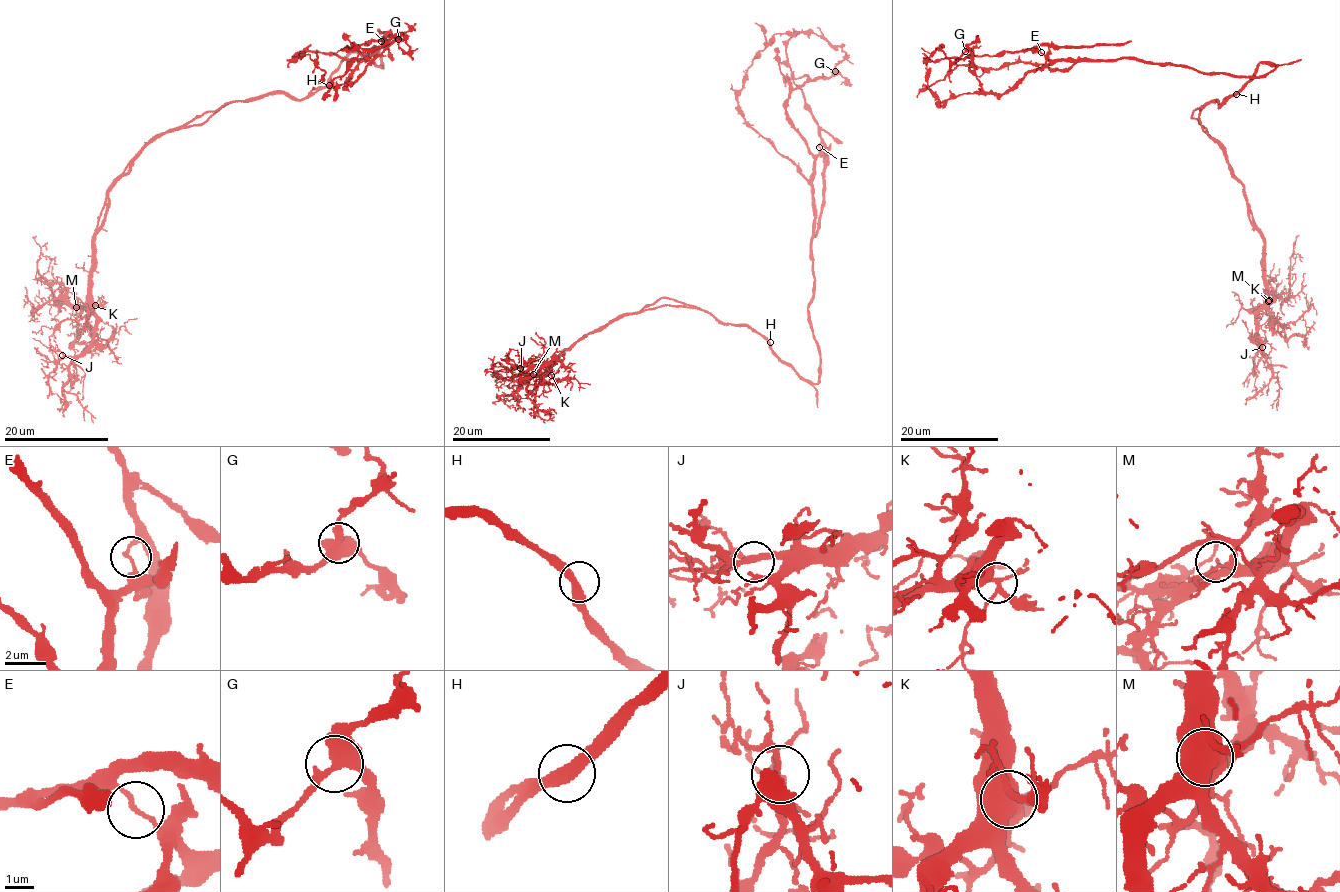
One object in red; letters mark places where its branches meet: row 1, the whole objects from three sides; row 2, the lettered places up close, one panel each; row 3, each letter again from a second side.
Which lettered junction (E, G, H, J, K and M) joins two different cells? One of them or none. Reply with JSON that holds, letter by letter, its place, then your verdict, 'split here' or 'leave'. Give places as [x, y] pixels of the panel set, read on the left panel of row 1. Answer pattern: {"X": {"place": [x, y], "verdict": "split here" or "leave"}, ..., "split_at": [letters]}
{"E": {"place": [381, 41], "verdict": "split here"}, "G": {"place": [398, 39], "verdict": "leave"}, "H": {"place": [329, 85], "verdict": "leave"}, "J": {"place": [62, 355], "verdict": "leave"}, "K": {"place": [95, 305], "verdict": "leave"}, "M": {"place": [76, 307], "verdict": "leave"}, "split_at": ["E"]}

